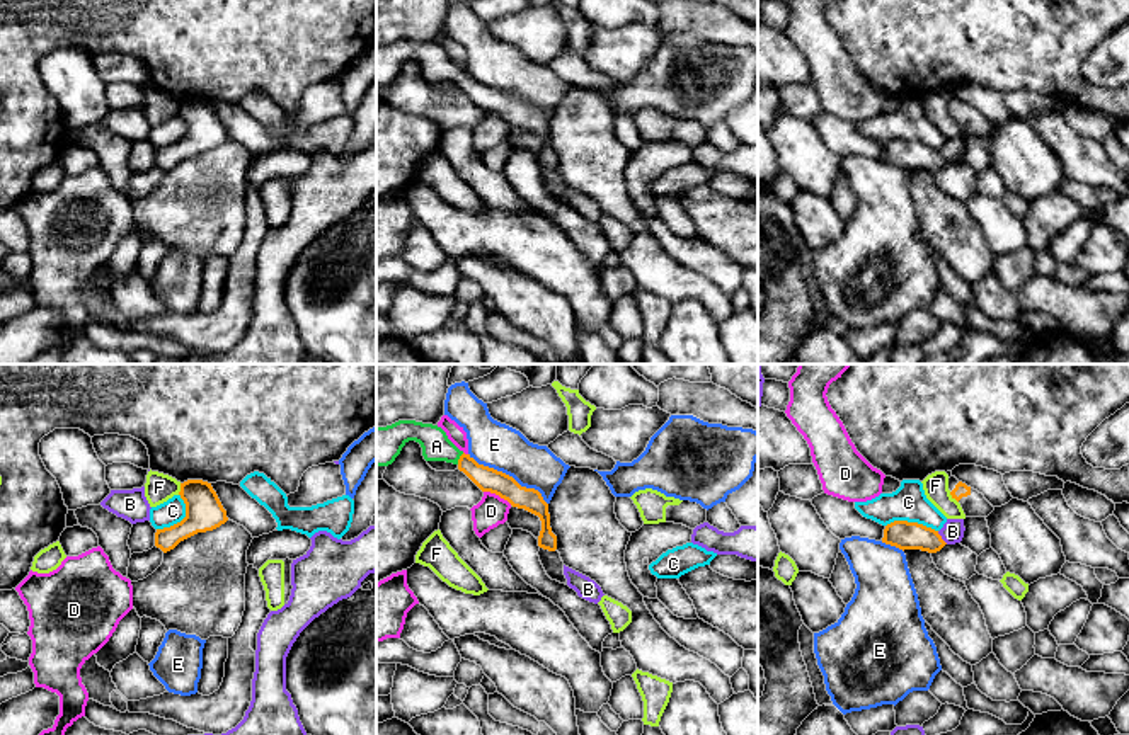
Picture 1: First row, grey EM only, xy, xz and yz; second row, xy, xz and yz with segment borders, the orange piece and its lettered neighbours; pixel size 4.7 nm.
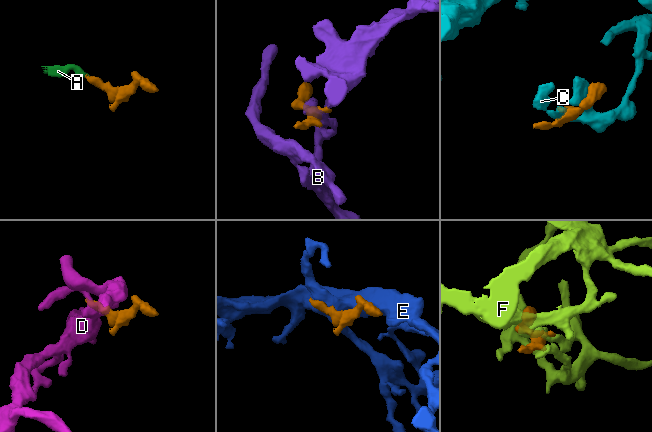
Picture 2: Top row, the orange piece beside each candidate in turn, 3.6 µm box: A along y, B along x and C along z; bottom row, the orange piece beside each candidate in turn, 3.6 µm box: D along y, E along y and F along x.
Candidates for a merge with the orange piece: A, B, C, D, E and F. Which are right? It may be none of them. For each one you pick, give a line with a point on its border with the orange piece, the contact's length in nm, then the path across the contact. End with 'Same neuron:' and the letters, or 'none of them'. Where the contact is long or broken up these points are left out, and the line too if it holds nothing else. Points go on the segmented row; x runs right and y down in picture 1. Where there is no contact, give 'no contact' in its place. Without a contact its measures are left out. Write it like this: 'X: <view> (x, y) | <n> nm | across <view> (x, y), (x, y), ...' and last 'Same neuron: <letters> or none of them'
A: xz (460, 458) | 70 nm | across xz (486, 478), (460, 458), (436, 446)
Same neuron: A

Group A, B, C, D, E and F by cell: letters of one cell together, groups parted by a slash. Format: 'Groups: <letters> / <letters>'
Groups: A / B / C / D / E / F

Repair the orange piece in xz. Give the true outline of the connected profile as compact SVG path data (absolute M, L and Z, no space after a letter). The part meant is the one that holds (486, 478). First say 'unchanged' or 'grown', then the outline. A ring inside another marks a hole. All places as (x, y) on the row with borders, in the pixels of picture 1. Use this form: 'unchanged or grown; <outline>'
grown; M398 420L387 427L376 427L376 466L392 464L409 441L421 444L426 461L453 463L482 492L496 493L513 507L538 516L542 521L538 546L548 551L557 550L557 536L550 527L548 504L542 493L535 488L521 487L513 476L502 471L479 464L470 454L460 451L438 425Z

